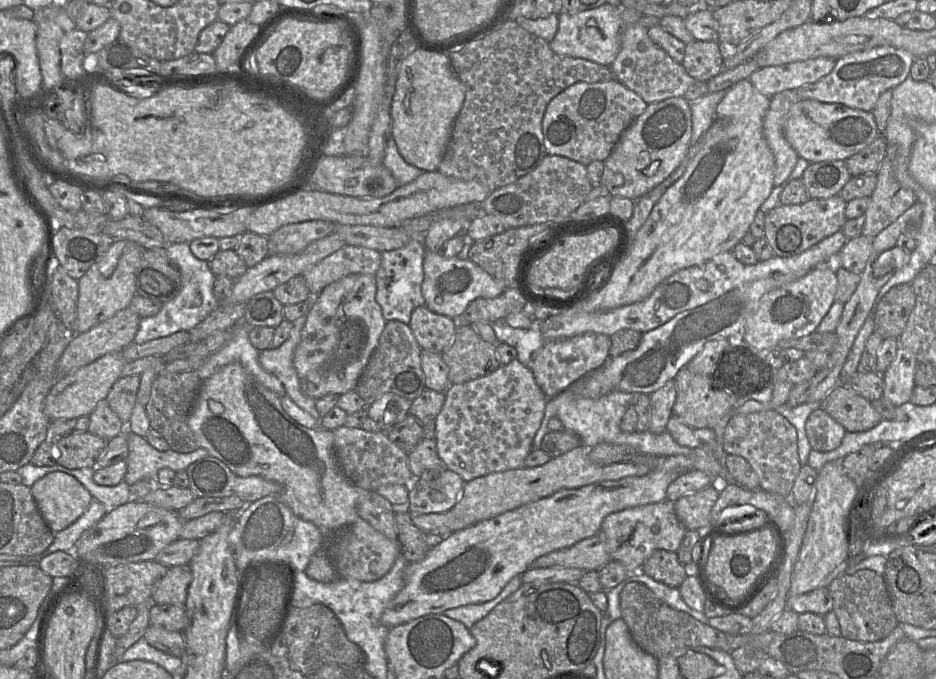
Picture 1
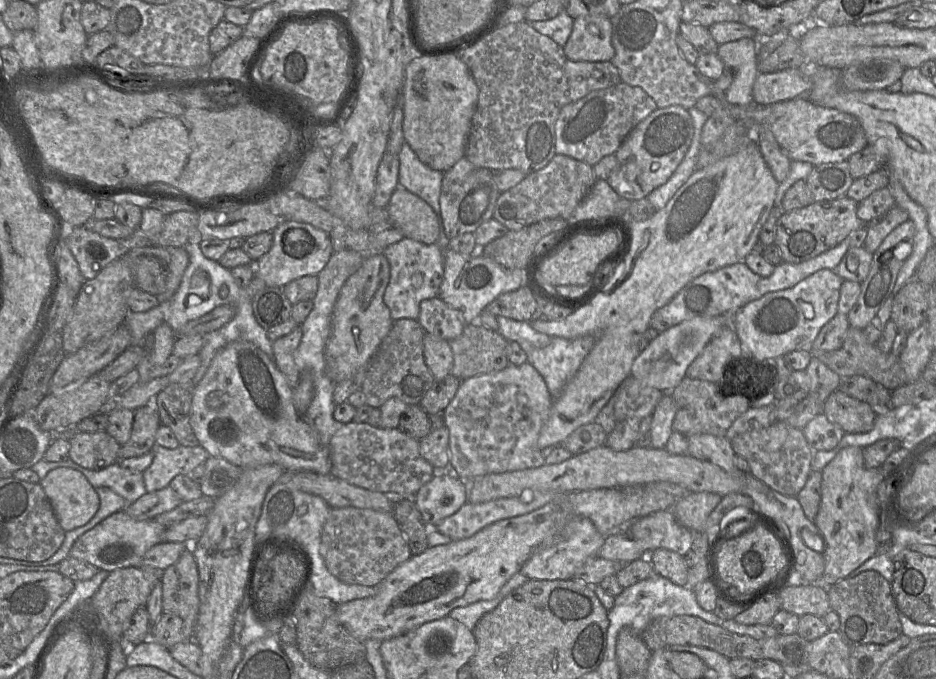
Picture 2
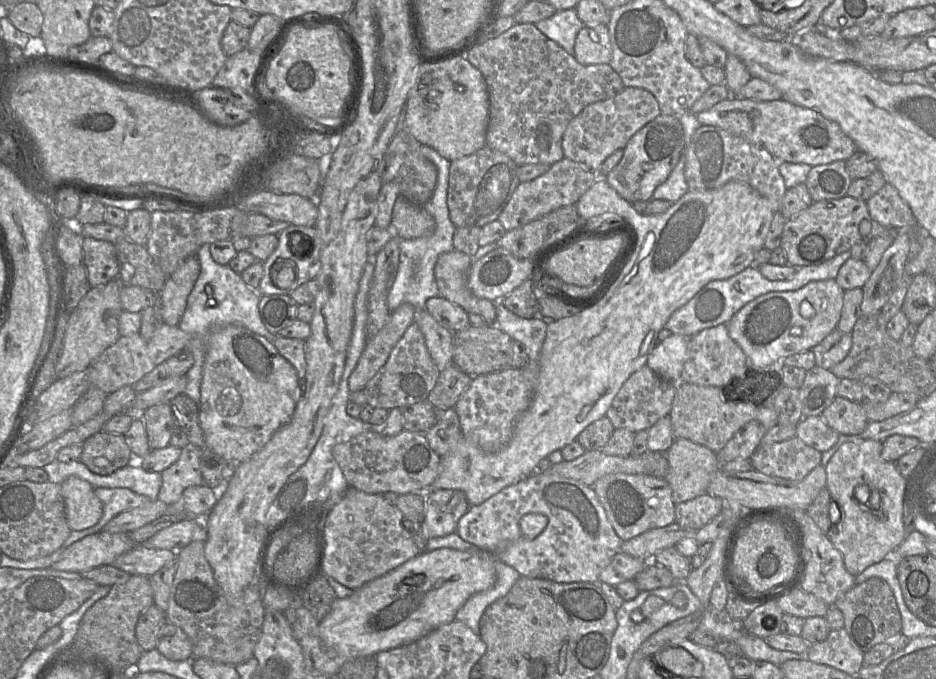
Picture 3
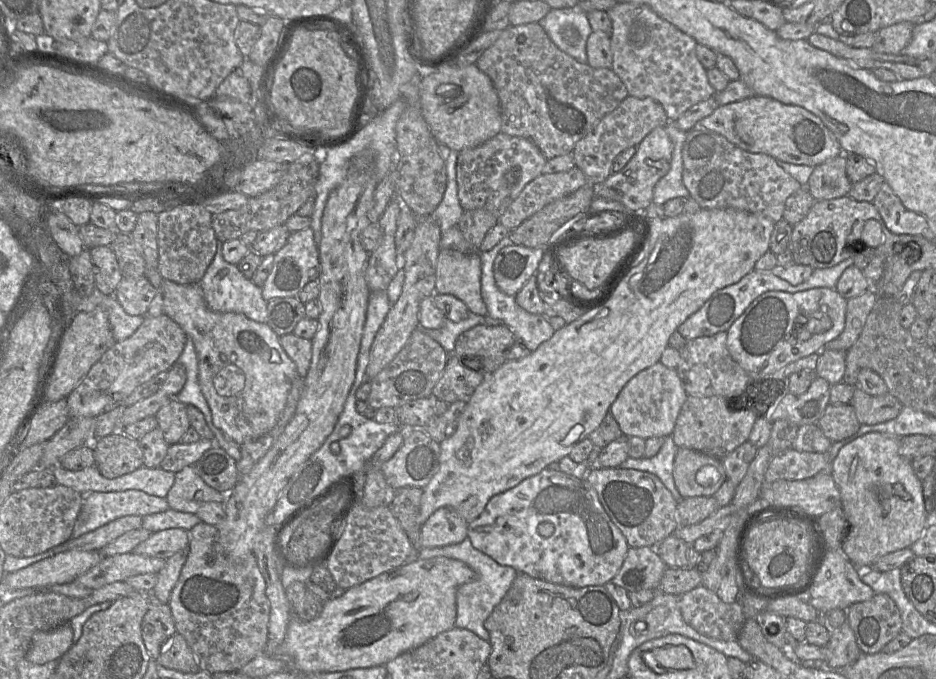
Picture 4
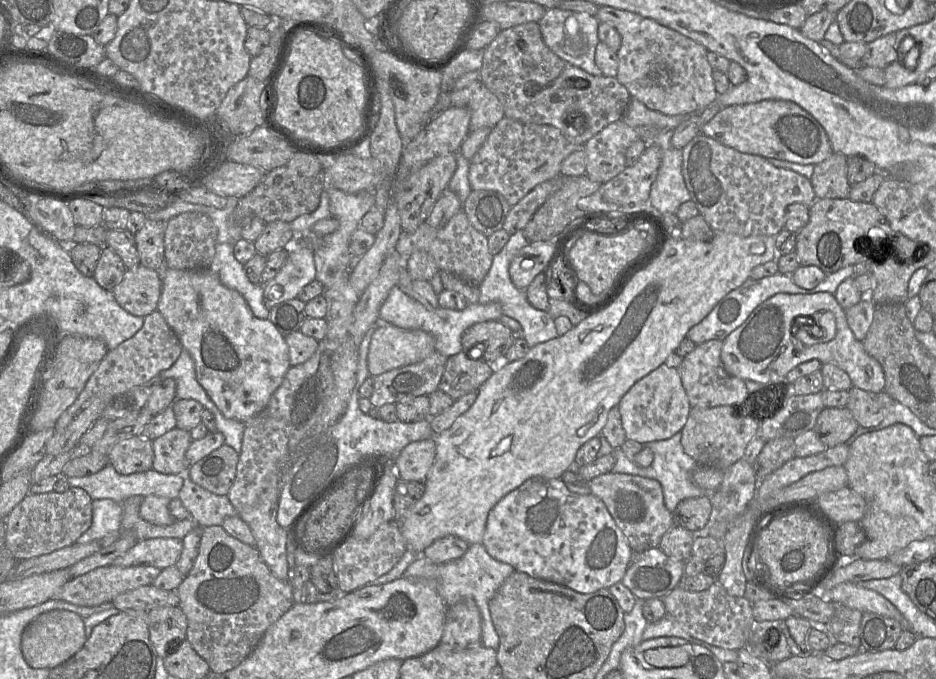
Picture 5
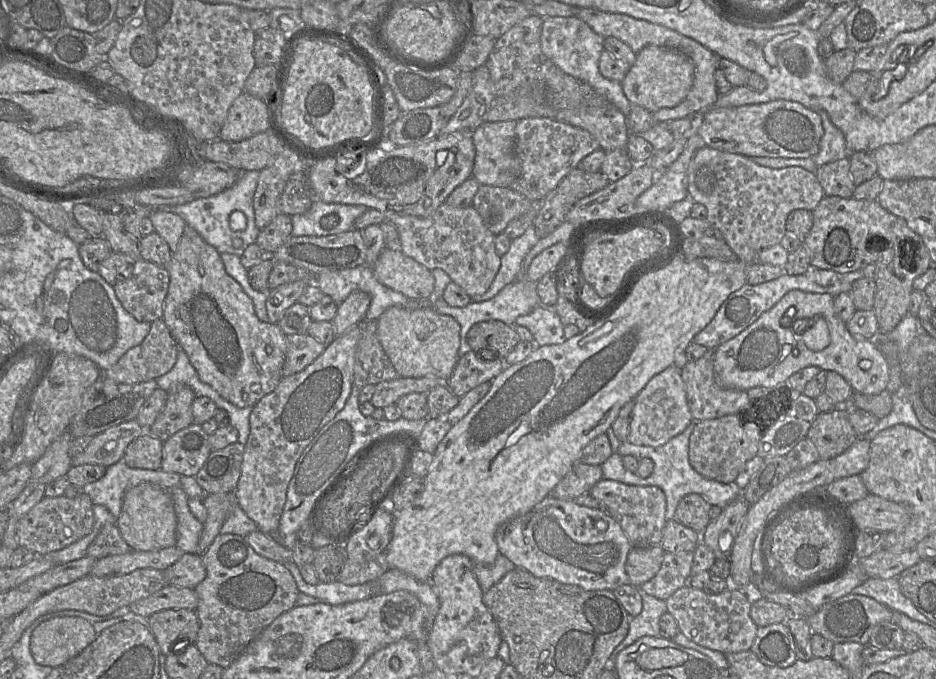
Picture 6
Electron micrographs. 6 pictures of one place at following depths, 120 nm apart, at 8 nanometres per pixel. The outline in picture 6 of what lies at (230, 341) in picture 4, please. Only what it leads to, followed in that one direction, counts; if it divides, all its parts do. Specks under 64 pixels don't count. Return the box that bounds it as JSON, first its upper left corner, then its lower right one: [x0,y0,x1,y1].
[163,227,287,408]

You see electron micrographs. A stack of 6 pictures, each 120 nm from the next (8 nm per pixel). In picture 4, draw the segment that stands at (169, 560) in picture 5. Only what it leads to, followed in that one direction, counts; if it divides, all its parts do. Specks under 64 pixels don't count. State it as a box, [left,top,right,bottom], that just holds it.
[133,528,188,560]

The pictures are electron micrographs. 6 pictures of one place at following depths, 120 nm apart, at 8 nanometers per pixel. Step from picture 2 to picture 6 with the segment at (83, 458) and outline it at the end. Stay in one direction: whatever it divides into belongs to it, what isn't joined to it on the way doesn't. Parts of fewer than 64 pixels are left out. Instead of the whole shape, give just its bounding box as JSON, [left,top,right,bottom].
[122,433,163,470]

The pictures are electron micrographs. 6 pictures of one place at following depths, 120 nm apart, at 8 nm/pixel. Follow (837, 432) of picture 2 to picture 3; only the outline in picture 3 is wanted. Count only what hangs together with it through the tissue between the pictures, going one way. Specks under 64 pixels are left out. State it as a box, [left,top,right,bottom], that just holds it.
[796,416,840,452]

